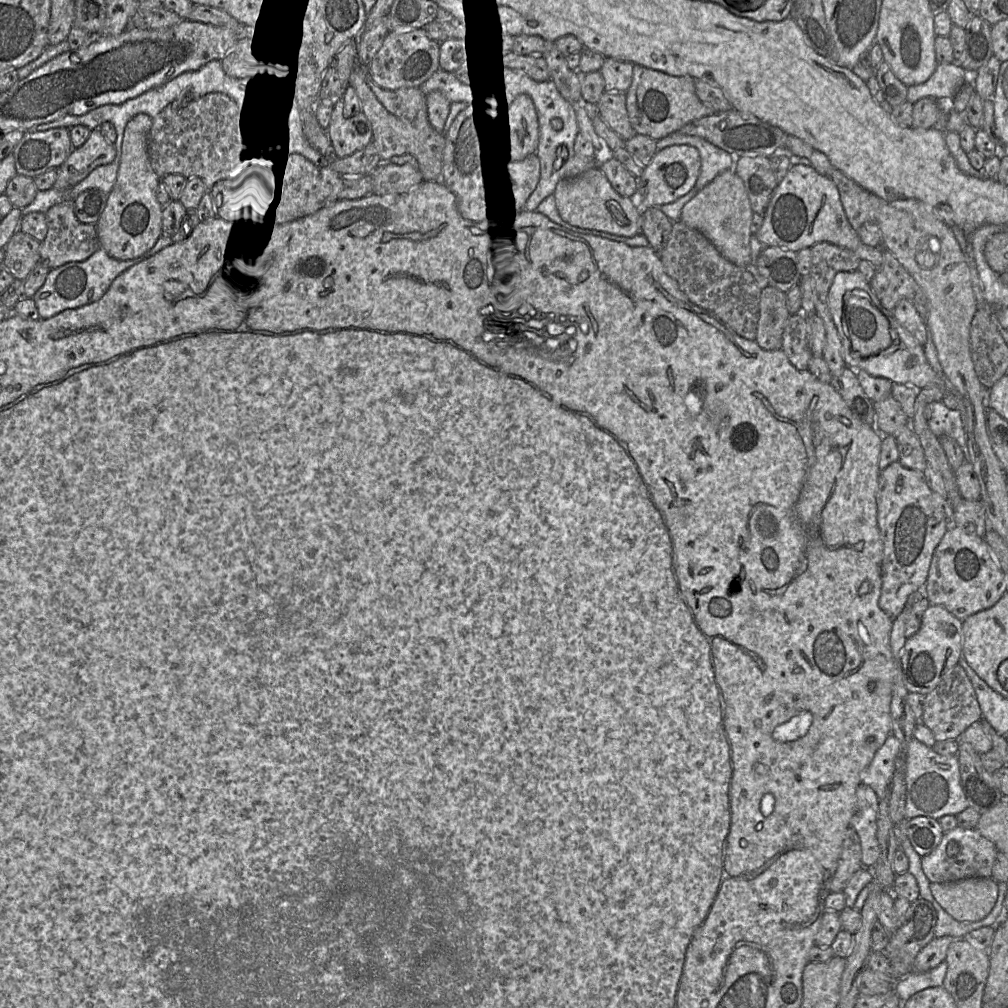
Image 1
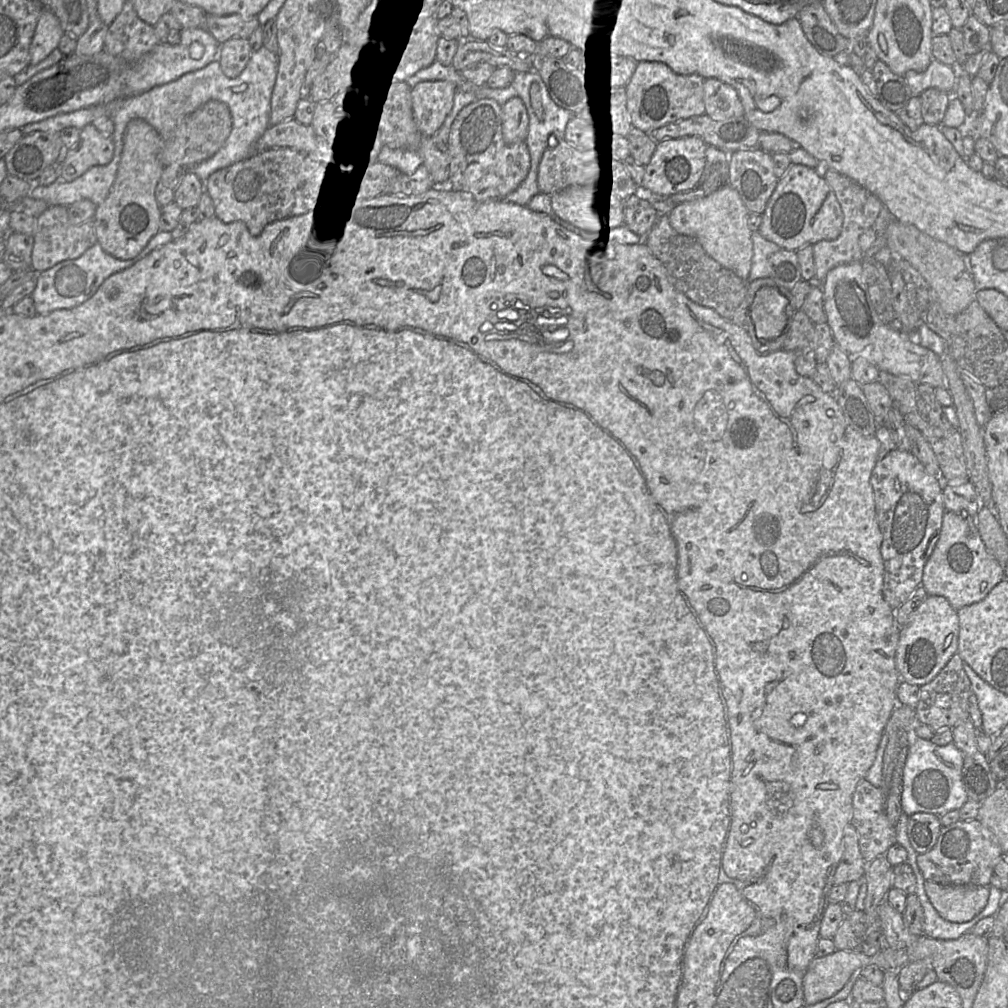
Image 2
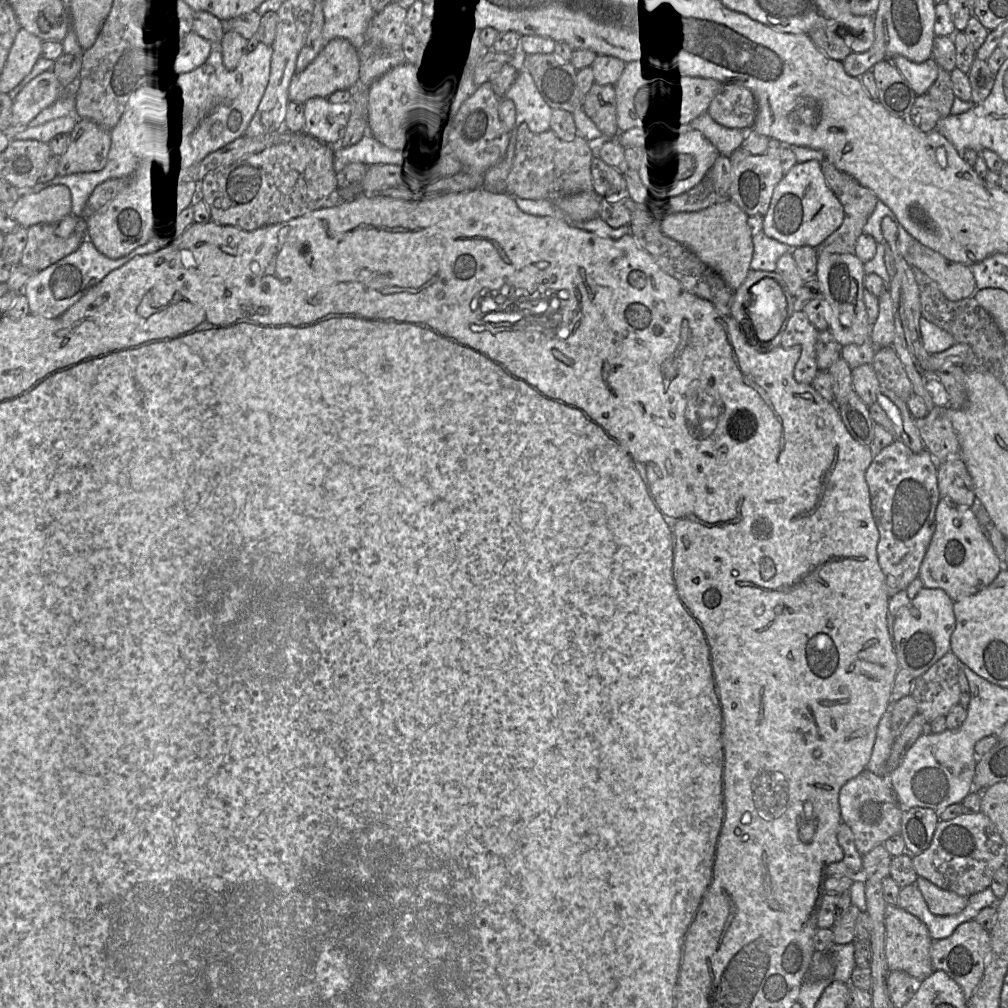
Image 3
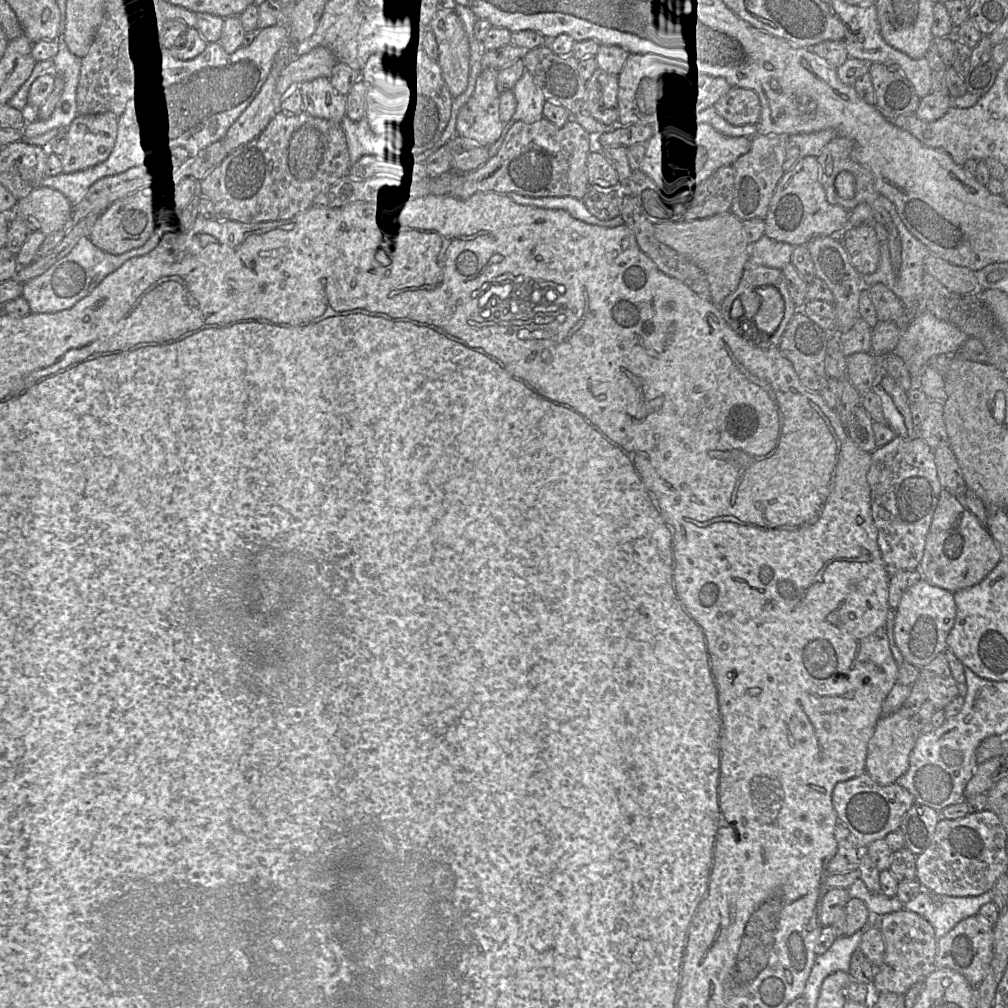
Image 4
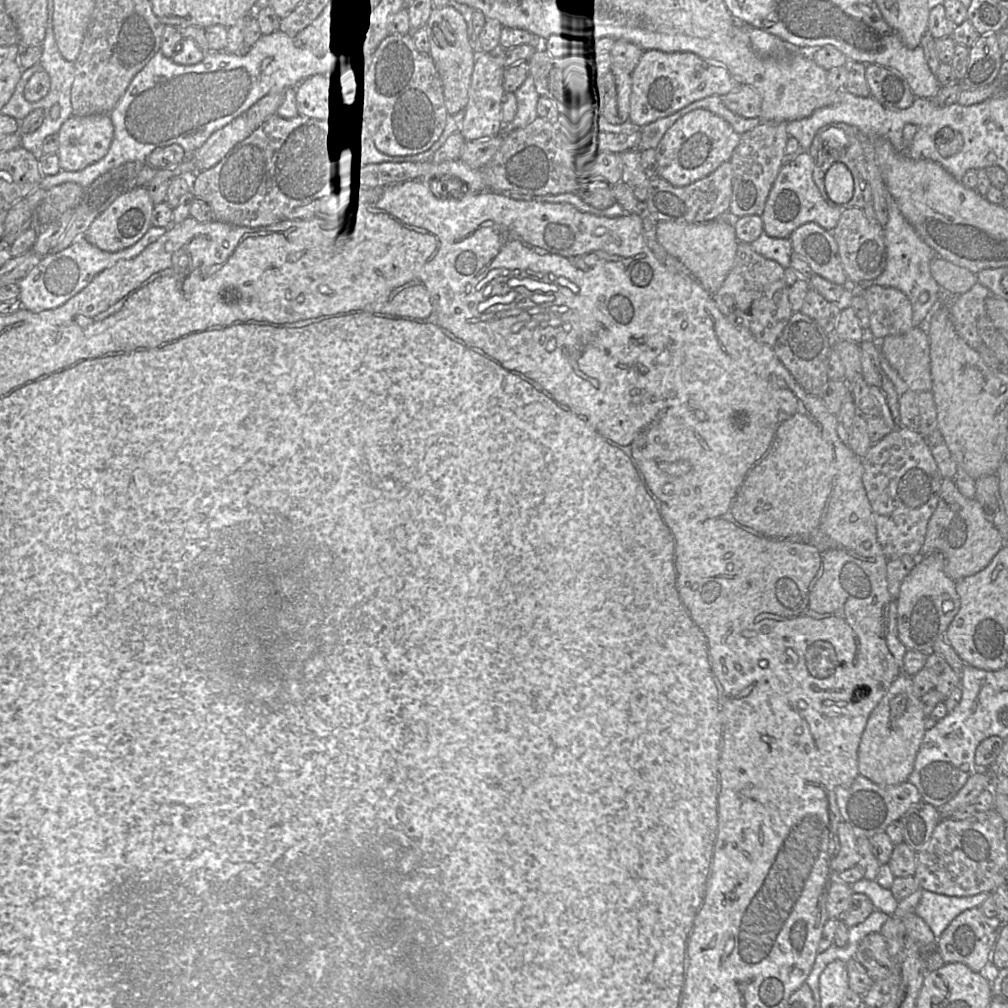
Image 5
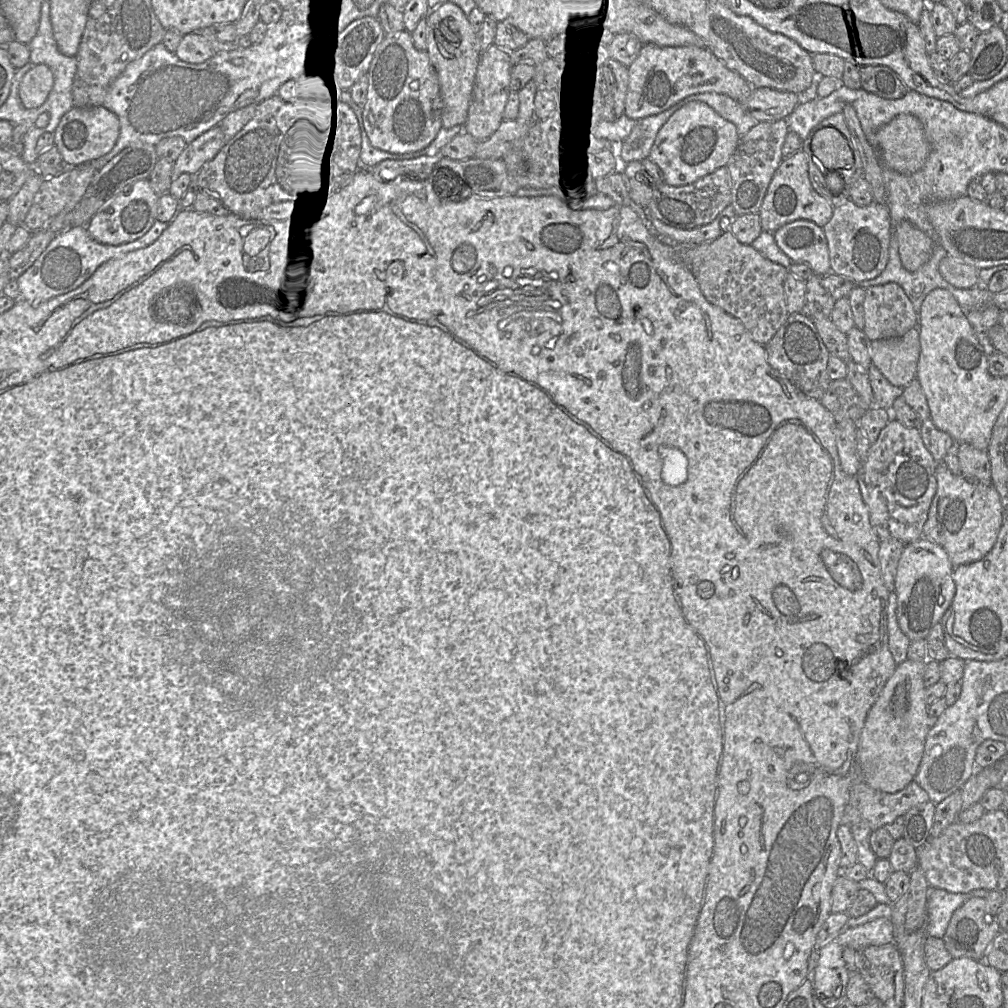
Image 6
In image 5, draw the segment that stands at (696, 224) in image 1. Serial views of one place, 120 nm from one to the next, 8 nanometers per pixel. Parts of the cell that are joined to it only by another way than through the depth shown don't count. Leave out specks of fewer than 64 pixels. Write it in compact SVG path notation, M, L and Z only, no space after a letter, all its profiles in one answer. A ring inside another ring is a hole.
M714 219L700 223L658 222L657 240L668 254L677 258L703 288L714 295L731 271L737 252L738 239L734 222Z

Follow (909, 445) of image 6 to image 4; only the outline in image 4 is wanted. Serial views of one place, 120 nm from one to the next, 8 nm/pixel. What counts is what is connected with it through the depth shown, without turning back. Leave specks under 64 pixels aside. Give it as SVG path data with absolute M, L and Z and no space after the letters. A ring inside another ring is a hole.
M896 435L891 442L871 453L867 480L872 517L878 530L877 542L889 577L900 571L918 570L942 491L934 450L919 435L912 438Z

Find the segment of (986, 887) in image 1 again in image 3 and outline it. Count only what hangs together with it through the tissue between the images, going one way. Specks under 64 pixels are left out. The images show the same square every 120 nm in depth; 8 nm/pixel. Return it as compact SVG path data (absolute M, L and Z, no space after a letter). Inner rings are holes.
M918 876L916 885L922 892L930 911L939 916L960 913L968 903L968 897L942 889Z

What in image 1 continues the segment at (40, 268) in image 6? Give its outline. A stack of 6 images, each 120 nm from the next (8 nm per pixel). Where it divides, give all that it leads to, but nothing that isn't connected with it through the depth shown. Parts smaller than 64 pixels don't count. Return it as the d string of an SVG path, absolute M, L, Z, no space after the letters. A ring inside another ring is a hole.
M162 234L148 252L132 260L114 259L100 247L84 261L69 262L55 269L51 269L44 284L32 297L38 310L39 318L48 319L67 309L78 308L98 301L107 292L118 275L131 266L155 255L172 243L173 241L170 237Z

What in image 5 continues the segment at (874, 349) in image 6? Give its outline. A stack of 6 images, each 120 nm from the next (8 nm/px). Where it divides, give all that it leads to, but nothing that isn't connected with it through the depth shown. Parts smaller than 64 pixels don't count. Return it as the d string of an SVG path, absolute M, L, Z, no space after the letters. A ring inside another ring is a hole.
M925 325L902 335L887 336L879 342L879 348L910 390L931 392L930 344Z

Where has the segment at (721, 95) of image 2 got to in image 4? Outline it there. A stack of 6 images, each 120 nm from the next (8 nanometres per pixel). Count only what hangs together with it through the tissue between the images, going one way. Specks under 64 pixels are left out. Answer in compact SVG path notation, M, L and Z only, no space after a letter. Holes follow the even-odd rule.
M731 87L713 106L717 114L733 126L756 125L760 119L760 100L752 89Z

